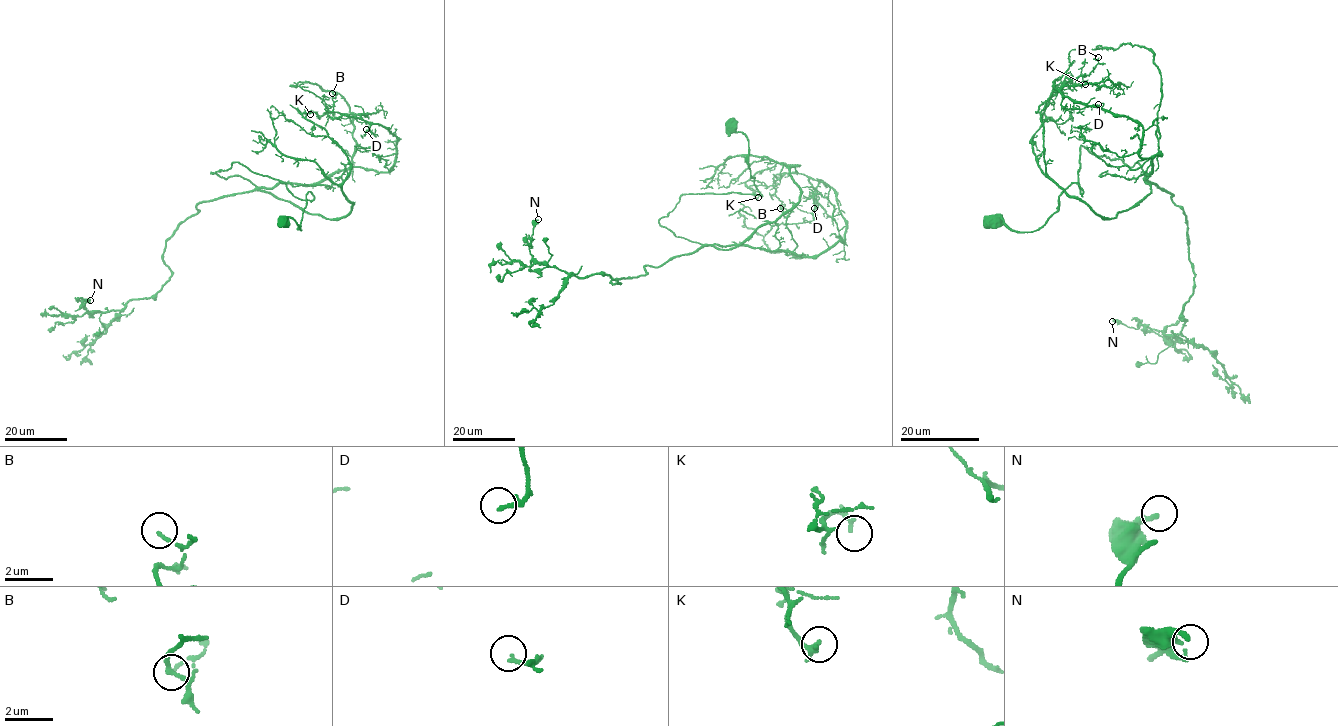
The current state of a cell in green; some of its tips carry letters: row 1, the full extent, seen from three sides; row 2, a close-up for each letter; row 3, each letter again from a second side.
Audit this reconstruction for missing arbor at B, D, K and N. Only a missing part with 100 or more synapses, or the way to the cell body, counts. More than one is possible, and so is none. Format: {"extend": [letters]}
{"extend": []}

